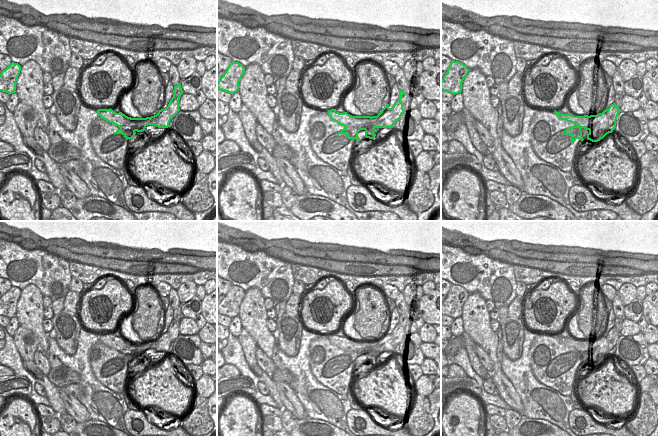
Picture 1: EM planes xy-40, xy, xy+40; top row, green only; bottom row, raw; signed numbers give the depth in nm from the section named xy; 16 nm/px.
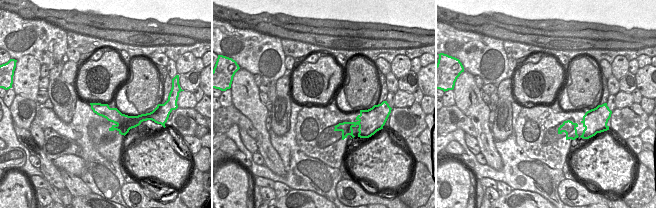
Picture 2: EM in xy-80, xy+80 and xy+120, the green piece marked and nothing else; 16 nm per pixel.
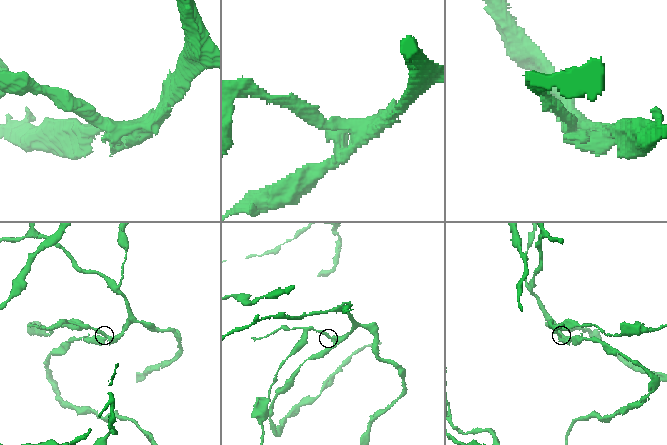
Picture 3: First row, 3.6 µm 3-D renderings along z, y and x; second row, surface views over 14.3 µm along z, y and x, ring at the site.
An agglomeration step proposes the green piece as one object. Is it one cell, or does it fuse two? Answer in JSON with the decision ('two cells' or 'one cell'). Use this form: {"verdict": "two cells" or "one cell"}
{"verdict": "two cells"}

